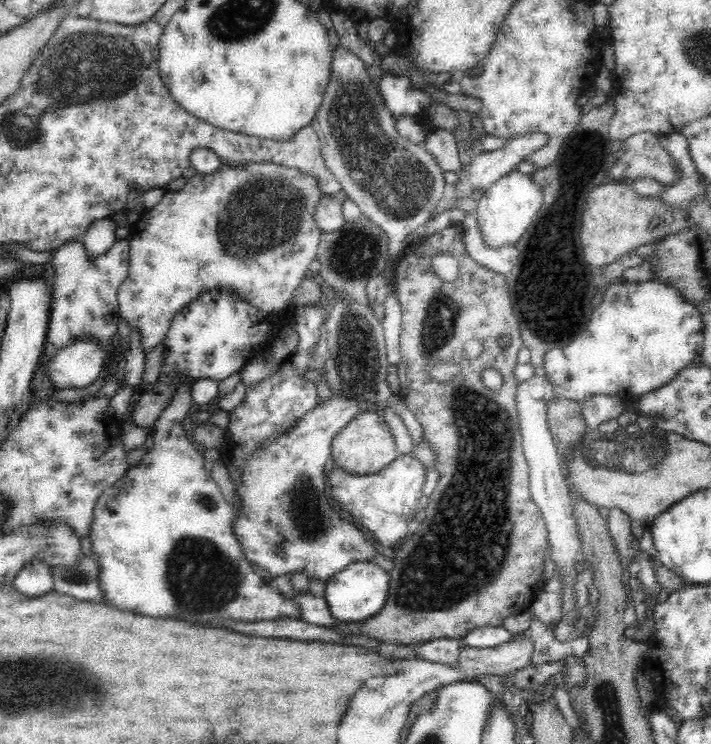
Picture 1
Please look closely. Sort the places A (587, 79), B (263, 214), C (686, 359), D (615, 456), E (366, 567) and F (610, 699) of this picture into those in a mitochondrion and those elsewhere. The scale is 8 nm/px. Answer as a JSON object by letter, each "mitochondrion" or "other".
{"A":"other","B":"mitochondrion","C":"other","D":"mitochondrion","E":"other","F":"mitochondrion"}

